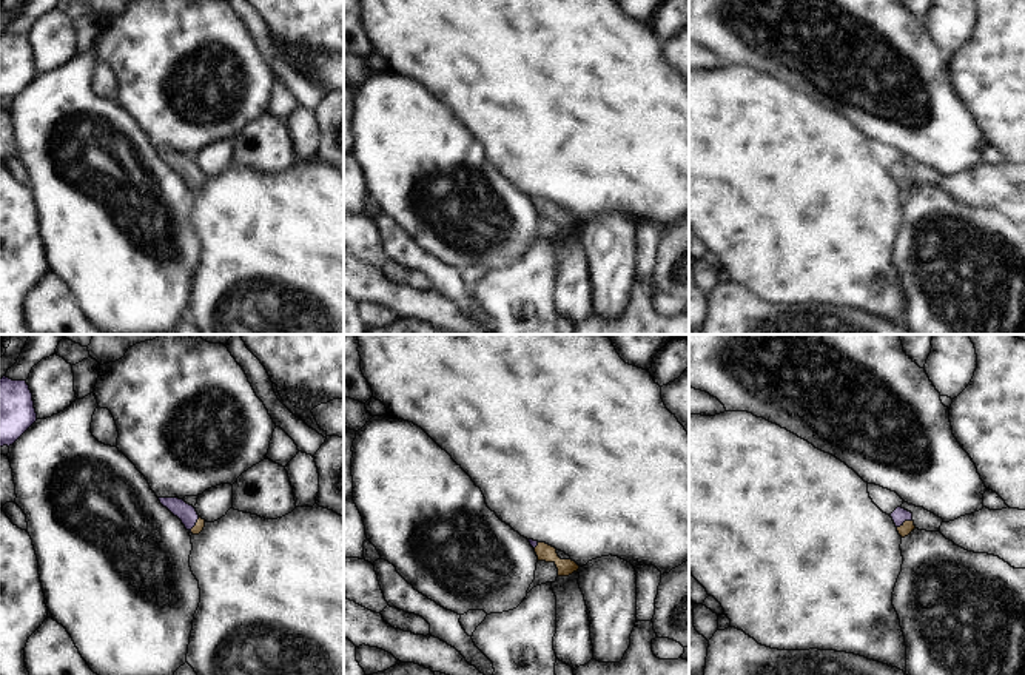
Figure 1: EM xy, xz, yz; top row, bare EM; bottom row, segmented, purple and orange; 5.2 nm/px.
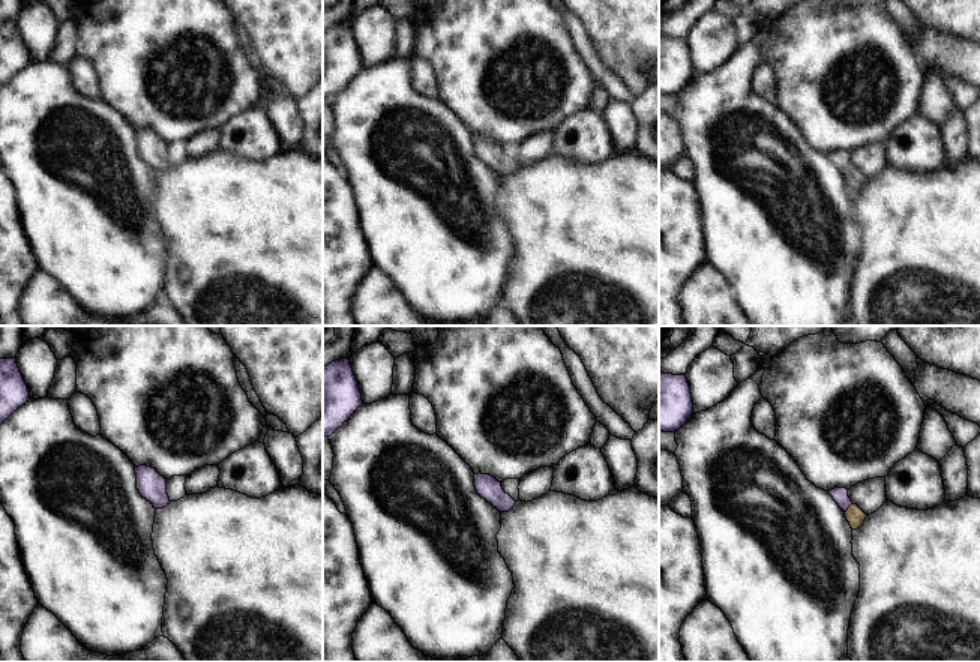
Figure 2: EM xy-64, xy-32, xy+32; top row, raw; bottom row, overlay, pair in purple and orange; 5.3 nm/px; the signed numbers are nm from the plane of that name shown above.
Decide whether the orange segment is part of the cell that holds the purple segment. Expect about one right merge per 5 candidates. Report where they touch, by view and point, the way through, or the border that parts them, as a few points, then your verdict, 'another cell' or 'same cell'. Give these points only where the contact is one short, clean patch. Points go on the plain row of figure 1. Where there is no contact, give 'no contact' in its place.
yz (904, 176) | across yz (899, 170), (904, 176), (904, 185) | same cell

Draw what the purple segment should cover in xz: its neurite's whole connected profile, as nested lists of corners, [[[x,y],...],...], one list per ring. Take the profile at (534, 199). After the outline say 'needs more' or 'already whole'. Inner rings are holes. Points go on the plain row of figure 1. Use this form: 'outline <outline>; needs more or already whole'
outline [[[529,194],[529,197],[535,203],[538,216],[553,217],[556,220],[558,231],[569,231],[578,227],[580,220],[572,214],[561,214],[555,202],[533,194]]]; needs more

